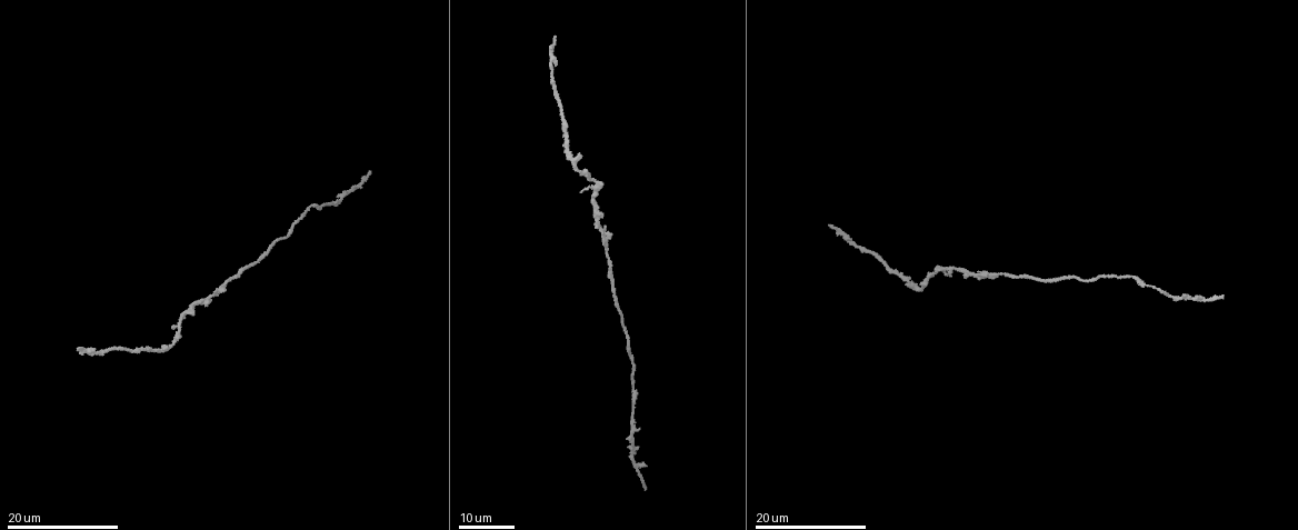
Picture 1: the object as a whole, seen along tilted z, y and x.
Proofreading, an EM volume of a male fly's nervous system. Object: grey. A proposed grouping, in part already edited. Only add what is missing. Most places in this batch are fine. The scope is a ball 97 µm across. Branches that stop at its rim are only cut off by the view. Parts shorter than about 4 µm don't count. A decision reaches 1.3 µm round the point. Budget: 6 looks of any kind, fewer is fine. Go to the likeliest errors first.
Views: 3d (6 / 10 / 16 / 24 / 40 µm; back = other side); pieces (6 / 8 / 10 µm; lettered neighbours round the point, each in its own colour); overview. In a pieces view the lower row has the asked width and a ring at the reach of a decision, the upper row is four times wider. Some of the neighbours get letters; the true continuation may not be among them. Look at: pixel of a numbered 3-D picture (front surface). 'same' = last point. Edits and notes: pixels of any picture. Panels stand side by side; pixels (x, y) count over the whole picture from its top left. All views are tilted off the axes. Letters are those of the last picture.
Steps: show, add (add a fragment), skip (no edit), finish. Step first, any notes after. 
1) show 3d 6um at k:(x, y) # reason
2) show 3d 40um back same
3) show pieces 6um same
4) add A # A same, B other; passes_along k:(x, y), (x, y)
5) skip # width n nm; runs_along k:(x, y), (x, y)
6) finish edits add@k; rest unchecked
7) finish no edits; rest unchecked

show 3d 24um at 1:(1198, 300) # free end

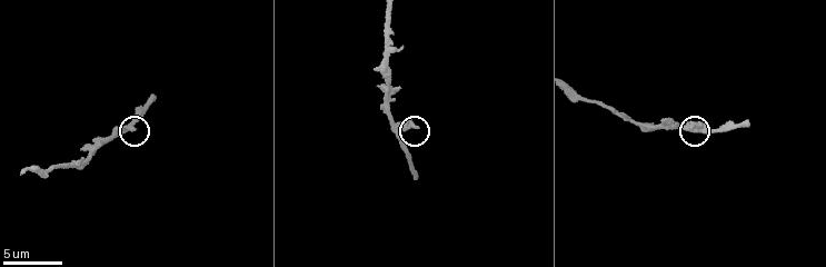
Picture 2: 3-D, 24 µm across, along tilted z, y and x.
show pieces 6um at 2:(134, 127)

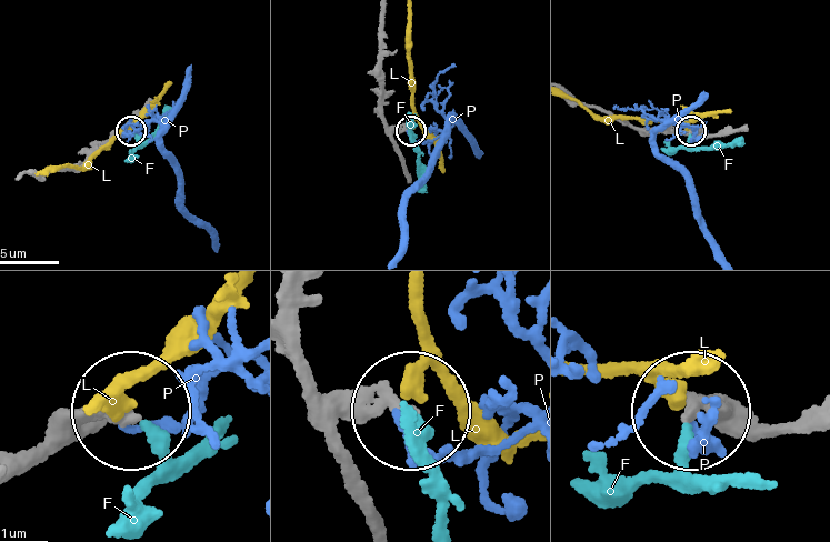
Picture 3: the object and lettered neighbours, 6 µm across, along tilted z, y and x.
skip # width 230 nm; F other, L other, P other; none of them fits

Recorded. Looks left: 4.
show 3d 16um at 1:(164, 351) # free end

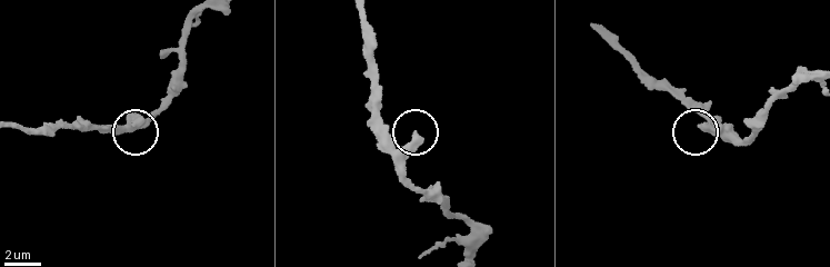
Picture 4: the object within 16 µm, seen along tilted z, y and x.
show pieces 10um at 4:(416, 132)

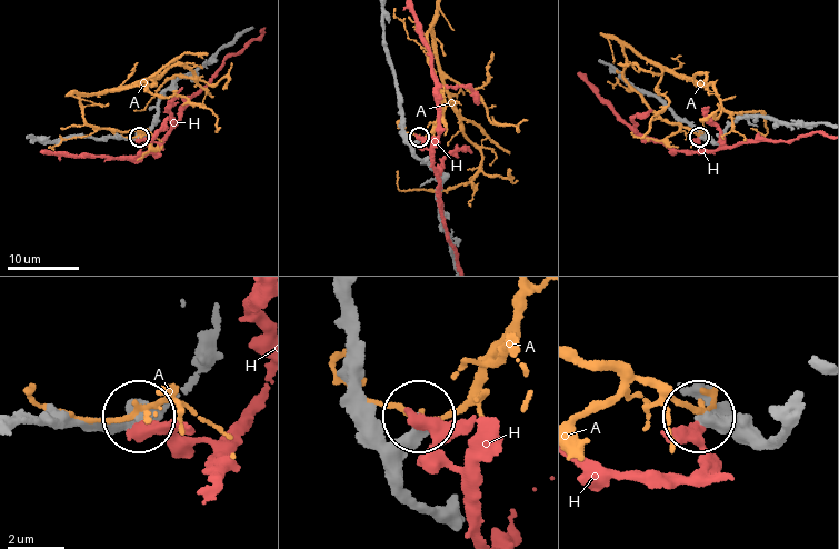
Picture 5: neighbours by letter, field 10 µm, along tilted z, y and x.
skip # A other, H other; runs_along 5:(793, 422), (762, 438), (701, 420); no lettered fragment goes on from it

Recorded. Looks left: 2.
show 3d 24um at 1:(582, 193) # free end

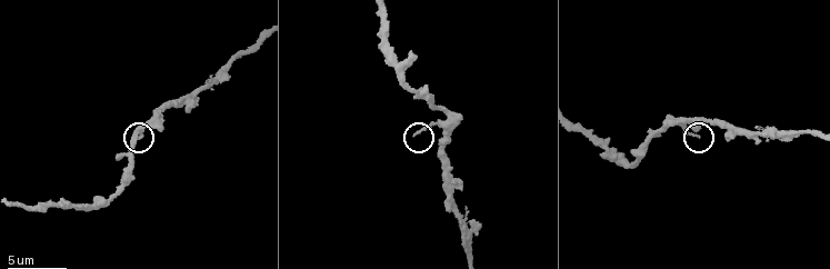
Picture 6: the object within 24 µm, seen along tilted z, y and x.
show pieces 10um at 6:(695, 135) # what lies round it

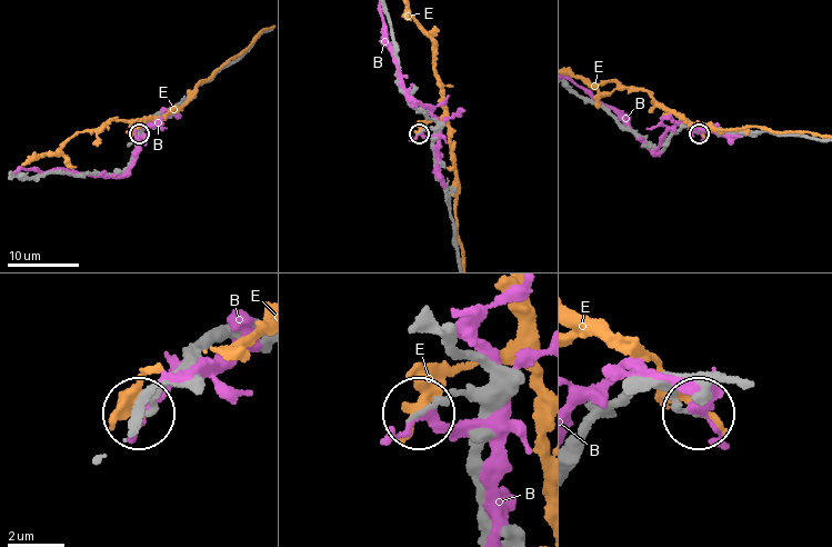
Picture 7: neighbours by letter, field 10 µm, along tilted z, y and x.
skip # B other, E other; runs_along 7:(451, 215), (433, 133), (419, 132); none of them fits

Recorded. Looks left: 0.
finish no edits; rest unchecked

